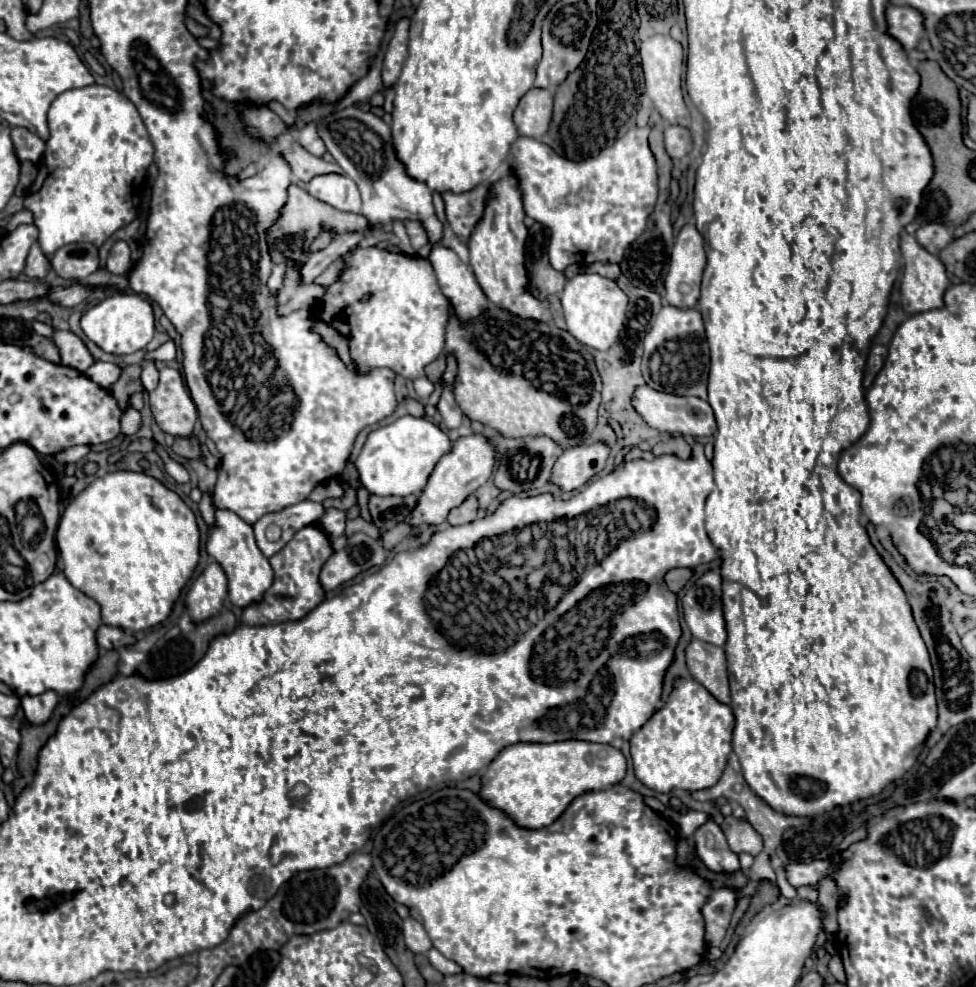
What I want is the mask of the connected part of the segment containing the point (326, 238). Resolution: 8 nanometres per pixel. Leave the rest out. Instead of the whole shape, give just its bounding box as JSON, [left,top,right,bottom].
[307,229,335,253]

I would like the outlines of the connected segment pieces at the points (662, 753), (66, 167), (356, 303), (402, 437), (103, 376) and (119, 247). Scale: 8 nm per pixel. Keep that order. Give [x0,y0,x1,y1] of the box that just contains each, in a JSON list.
[[629,679,735,793],[25,85,155,255],[325,247,449,381],[355,415,451,495],[85,361,121,389],[107,241,131,275]]

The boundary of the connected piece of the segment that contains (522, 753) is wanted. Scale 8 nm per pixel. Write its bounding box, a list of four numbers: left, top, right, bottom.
[481,739,625,829]

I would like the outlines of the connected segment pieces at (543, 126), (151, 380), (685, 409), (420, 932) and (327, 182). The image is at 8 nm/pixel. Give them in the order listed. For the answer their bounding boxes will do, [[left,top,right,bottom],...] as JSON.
[[515,89,553,139],[141,361,159,391],[631,385,717,437],[403,917,431,953],[305,173,361,213]]

